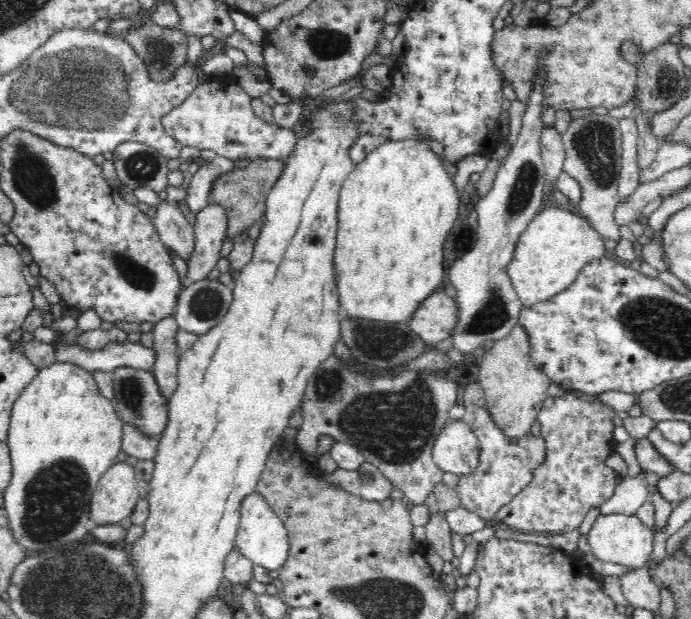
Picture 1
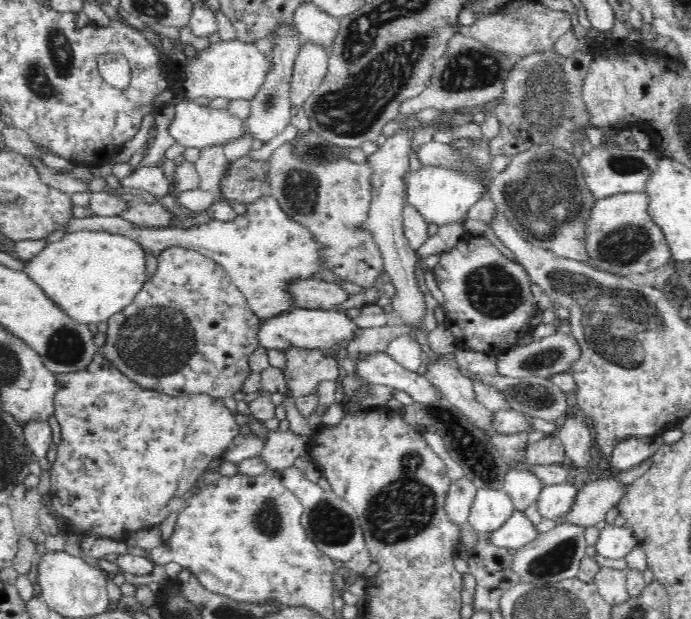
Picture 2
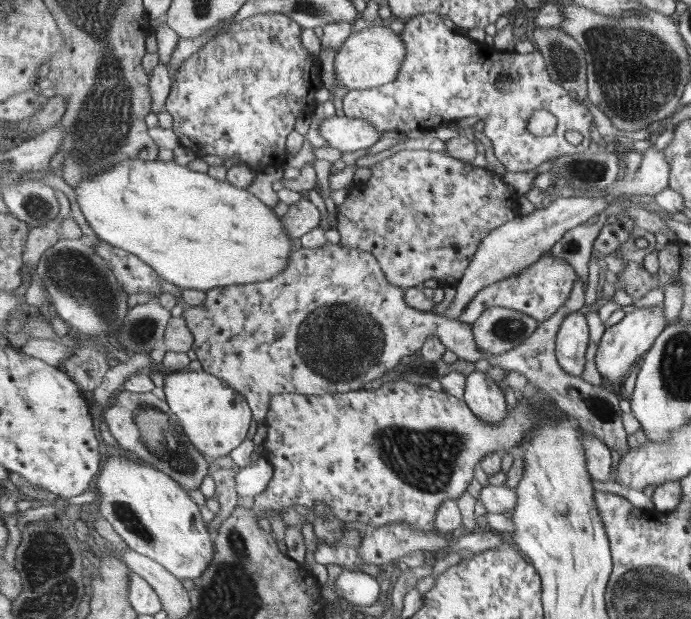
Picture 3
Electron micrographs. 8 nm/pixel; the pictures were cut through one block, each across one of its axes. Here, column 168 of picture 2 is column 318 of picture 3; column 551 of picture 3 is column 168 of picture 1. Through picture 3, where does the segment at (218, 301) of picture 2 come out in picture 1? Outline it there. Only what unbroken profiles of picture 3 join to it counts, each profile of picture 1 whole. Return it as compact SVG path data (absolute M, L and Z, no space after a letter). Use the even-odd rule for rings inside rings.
M174 316L163 318L152 328L154 331L154 363L151 372L155 376L161 393L169 397L174 393L177 384L179 365L176 332L180 329Z

